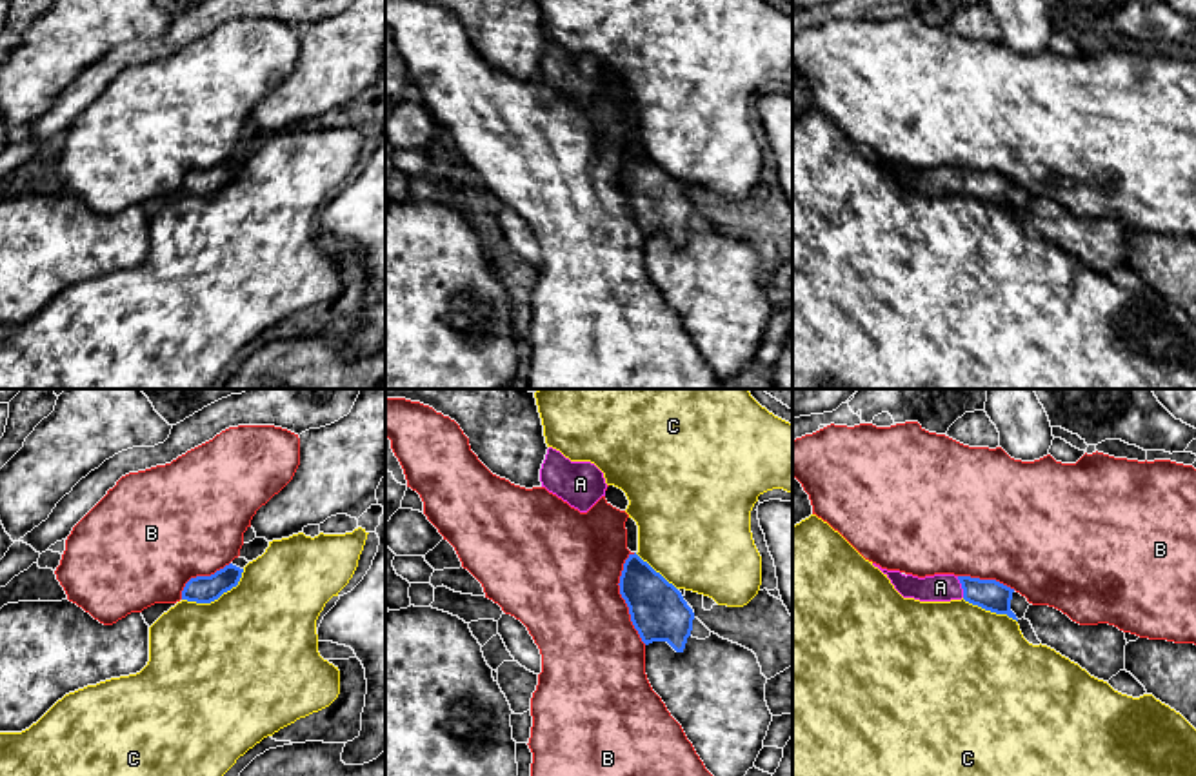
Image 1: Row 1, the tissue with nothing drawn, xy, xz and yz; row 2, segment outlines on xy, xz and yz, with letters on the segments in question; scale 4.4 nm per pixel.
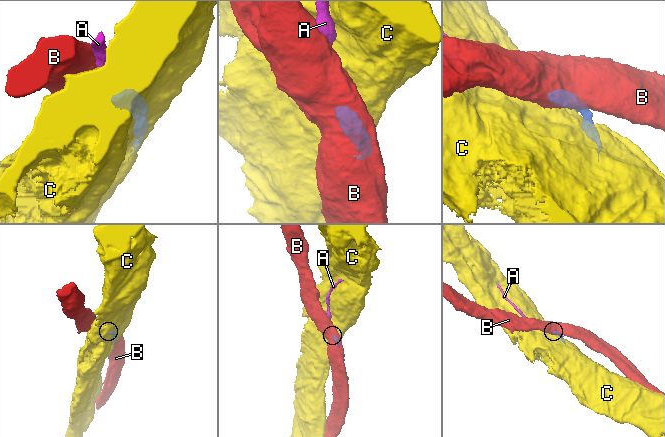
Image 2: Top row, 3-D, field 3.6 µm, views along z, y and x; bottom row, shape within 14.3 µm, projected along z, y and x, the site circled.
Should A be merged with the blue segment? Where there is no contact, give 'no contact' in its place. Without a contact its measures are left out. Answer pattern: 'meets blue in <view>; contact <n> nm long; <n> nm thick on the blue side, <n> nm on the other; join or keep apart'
meets blue in yz; contact 100 nm long; 140 nm thick on the blue side, 130 nm on the other; join

